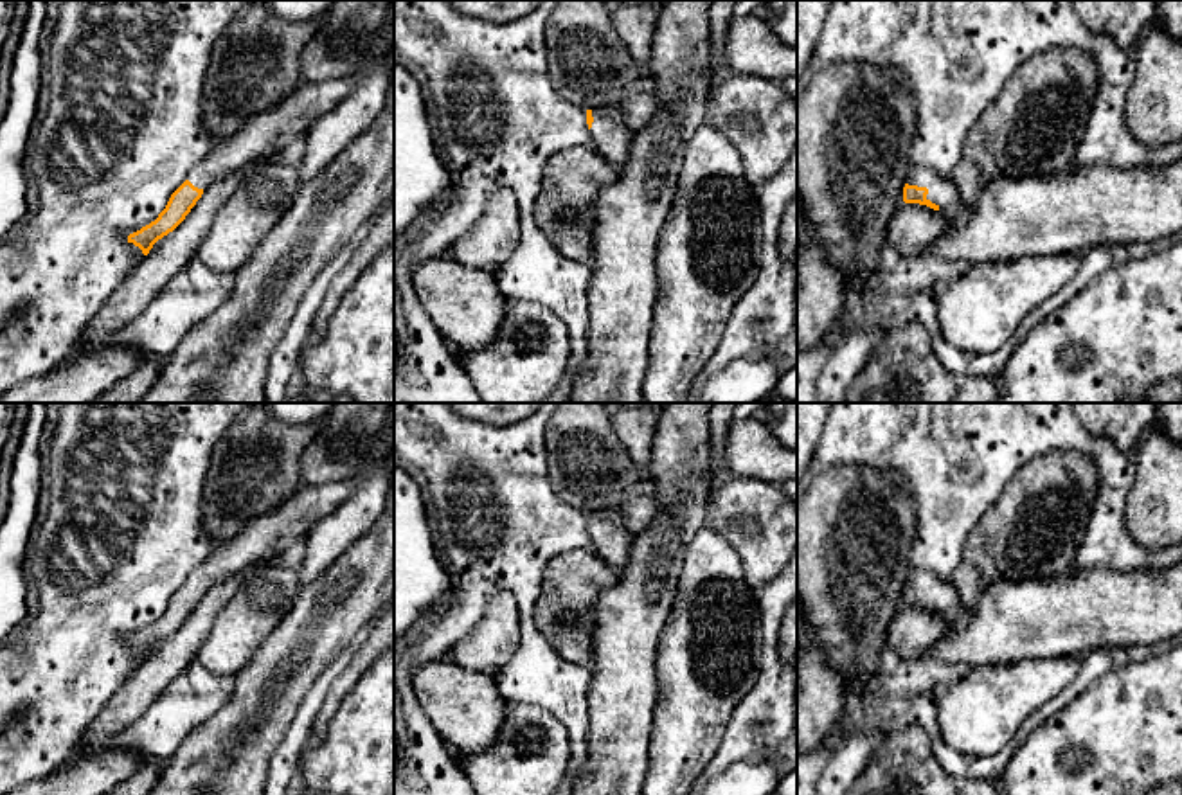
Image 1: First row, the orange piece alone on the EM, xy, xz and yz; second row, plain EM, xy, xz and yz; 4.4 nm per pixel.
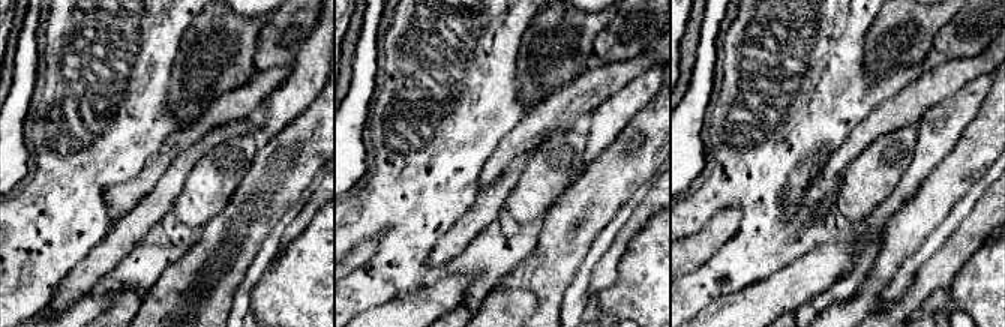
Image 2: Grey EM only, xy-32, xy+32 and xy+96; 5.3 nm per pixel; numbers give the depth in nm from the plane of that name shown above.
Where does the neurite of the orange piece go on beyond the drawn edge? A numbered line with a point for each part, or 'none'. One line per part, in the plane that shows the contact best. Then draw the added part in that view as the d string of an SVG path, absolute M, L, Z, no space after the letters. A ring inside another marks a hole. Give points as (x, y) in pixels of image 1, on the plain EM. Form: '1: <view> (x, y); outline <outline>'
1: yz (941, 594); outline M910 568L905 586L927 590L927 603L936 606L941 617L959 608L959 595L950 579L939 579L930 570Z

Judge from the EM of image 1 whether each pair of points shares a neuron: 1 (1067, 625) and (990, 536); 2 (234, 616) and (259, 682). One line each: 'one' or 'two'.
1: two
2: two

